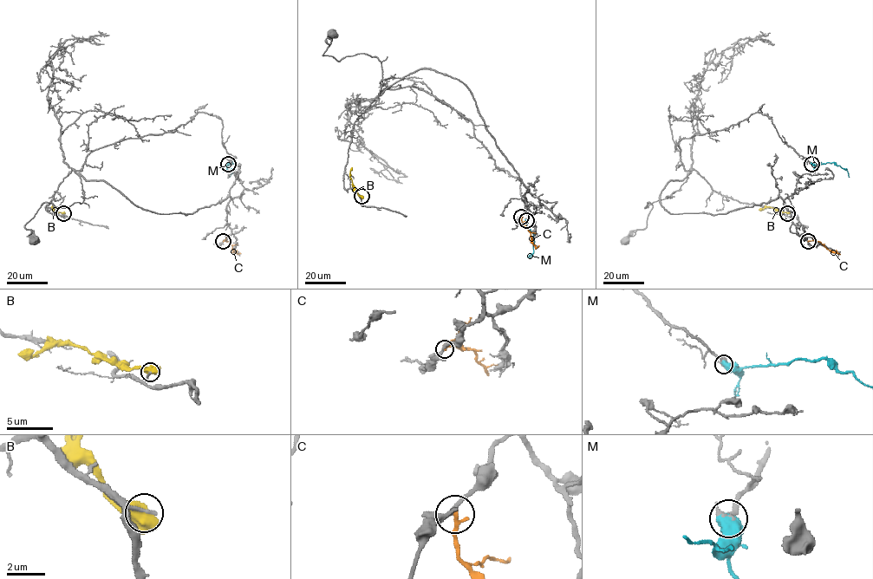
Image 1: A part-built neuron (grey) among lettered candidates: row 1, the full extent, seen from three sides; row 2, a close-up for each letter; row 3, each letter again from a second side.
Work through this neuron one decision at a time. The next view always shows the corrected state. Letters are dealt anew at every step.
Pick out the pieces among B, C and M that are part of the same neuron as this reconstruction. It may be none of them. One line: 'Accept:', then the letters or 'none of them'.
Accept: M

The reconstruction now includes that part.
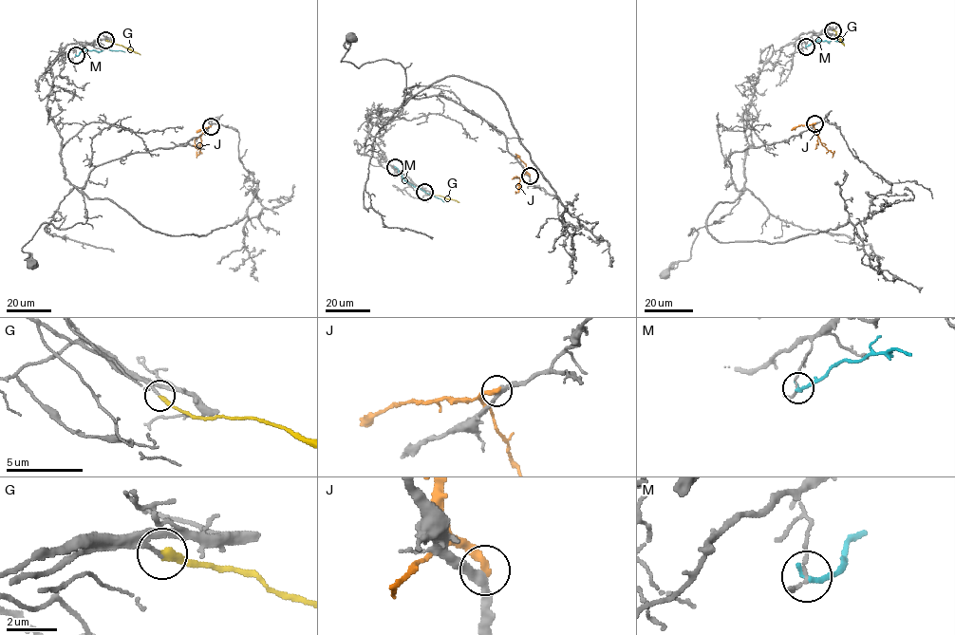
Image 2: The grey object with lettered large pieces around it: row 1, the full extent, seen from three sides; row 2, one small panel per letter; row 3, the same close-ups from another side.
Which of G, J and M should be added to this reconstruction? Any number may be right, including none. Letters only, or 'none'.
G

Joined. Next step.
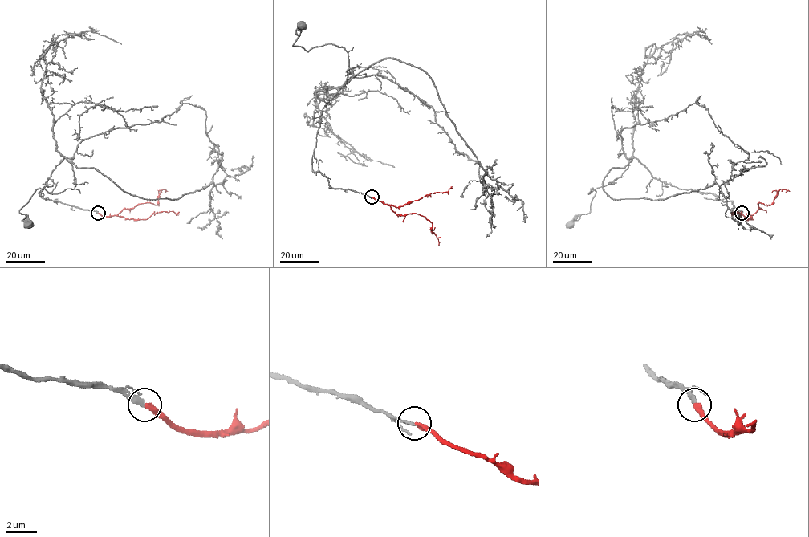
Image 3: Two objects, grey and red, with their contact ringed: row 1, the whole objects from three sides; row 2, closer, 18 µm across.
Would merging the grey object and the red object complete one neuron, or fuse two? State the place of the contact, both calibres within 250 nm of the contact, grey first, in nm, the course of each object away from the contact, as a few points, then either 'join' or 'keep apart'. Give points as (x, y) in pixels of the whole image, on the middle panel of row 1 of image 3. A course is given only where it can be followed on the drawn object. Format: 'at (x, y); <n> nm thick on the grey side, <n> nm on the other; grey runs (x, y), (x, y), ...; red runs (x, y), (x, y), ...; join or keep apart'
at (371, 197); 260 nm thick on the grey side, 300 nm on the other; grey runs (371, 197), (332, 188), (312, 169), (319, 116), (346, 83), (349, 66), (343, 47), (293, 46), (301, 26); red runs (371, 197), (388, 205), (396, 214), (412, 213), (424, 217), (432, 223), (432, 231), (437, 237), (439, 245); join

